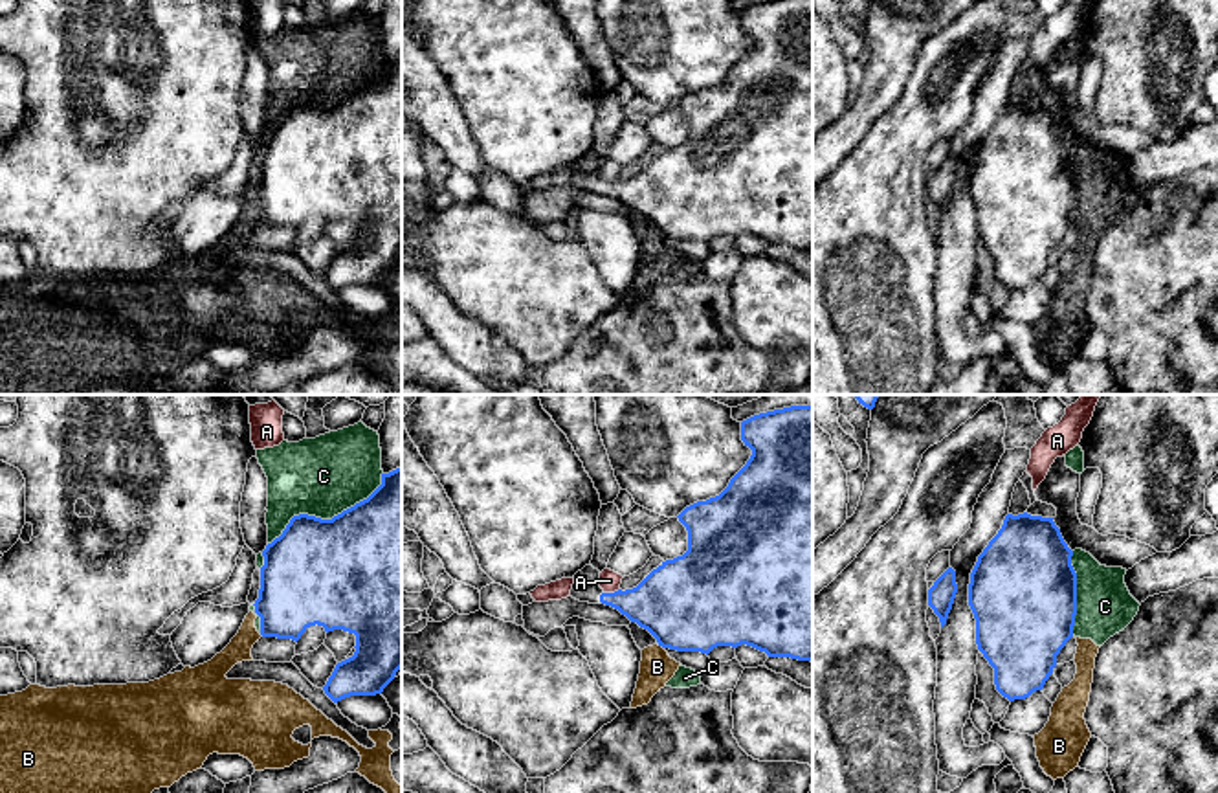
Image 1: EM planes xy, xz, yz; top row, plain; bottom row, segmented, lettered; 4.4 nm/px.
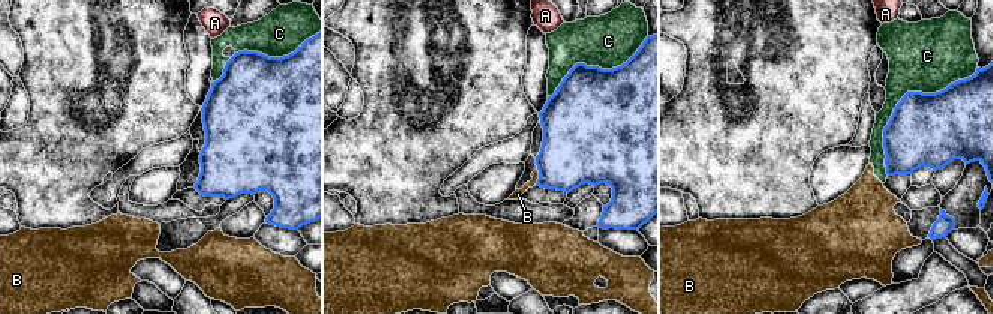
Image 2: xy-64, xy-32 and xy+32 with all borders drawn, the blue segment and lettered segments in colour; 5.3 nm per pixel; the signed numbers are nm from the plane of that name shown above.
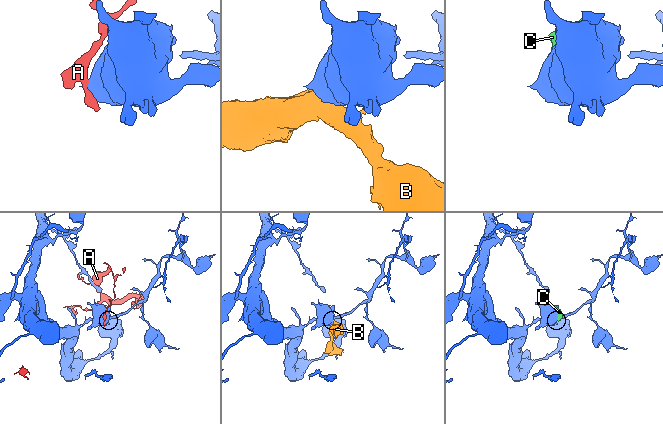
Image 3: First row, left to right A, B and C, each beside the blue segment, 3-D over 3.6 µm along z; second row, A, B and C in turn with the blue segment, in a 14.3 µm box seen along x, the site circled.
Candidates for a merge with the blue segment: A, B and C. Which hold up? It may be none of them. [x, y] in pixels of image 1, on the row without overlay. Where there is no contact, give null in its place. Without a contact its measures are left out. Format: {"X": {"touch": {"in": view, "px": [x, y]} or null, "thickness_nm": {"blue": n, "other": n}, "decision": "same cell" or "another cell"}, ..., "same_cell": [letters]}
{"A": {"touch": {"in": "xz", "px": [611, 182]}, "thickness_nm": {"blue": 300, "other": 90}, "decision": "another cell"}, "B": {"touch": {"in": "xz", "px": [661, 234]}, "thickness_nm": {"blue": 420, "other": 150}, "decision": "another cell"}, "C": {"touch": {"in": "xy", "px": [327, 109]}, "thickness_nm": {"blue": 500, "other": 340}, "decision": "another cell"}, "same_cell": []}

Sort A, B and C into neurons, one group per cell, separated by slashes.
A / B C

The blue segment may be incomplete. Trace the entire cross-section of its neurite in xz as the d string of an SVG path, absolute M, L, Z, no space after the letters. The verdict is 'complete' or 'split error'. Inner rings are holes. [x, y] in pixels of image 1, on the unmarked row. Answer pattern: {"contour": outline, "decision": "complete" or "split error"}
{"contour": "M767 0L741 11L741 29L752 39L747 53L730 68L715 86L686 95L677 106L688 119L688 140L682 145L662 151L637 176L605 182L600 173L574 169L570 185L580 191L605 193L618 198L631 211L648 218L662 237L677 240L710 242L717 235L737 237L741 233L765 240L769 246L791 246L813 250L813 0Z", "decision": "split error"}

